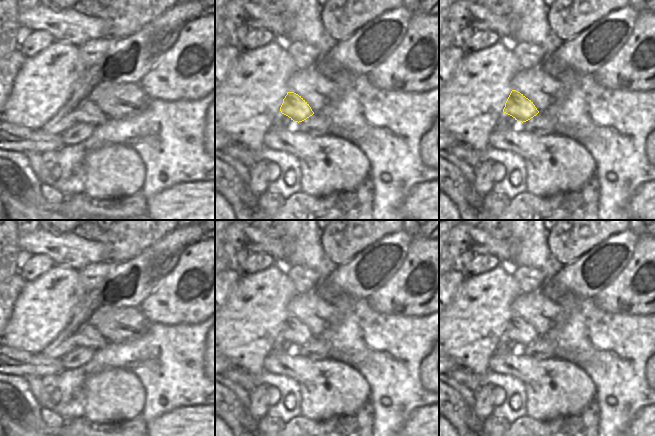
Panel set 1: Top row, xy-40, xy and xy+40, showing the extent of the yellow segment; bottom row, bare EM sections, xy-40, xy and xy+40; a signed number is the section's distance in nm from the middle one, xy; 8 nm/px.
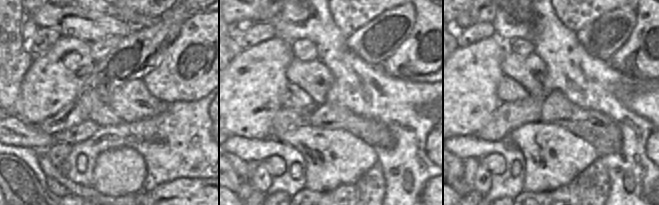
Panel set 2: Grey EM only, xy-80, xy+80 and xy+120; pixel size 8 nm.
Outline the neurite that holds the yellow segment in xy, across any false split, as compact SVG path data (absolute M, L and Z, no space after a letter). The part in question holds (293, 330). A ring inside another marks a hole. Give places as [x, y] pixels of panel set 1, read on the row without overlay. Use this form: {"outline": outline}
{"outline": "M287 316L280 331L280 335L291 344L298 347L314 338L309 328L294 316Z"}

